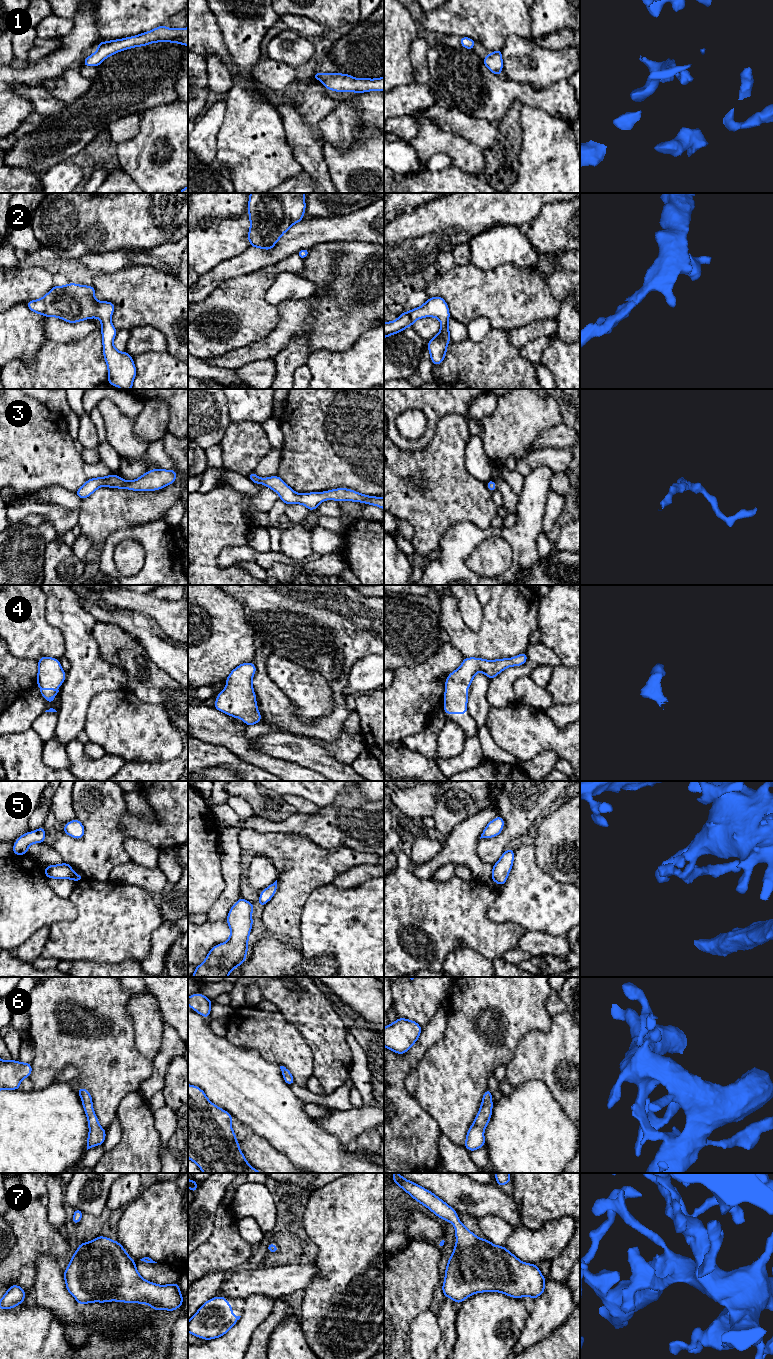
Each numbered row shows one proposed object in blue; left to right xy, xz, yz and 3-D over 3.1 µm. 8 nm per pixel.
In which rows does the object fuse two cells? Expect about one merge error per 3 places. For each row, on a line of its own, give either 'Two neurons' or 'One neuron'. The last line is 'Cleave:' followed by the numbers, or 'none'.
1: One neuron
2: One neuron
3: One neuron
4: One neuron
5: One neuron
6: One neuron
7: One neuron
Cleave: none

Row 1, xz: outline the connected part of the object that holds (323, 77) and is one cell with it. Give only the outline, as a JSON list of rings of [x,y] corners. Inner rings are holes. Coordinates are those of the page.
[[[319,72],[315,73],[312,78],[321,81],[327,90],[336,92],[384,91],[384,77],[376,79],[353,78],[349,74]]]

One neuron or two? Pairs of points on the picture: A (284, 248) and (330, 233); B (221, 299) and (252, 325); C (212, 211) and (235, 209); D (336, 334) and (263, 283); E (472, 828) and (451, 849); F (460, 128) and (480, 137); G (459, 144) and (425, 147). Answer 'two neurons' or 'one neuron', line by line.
A: one neuron
B: one neuron
C: one neuron
D: two neurons
E: one neuron
F: one neuron
G: one neuron

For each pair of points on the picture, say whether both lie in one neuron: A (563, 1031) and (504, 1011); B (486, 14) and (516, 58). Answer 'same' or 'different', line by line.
A: different
B: different

